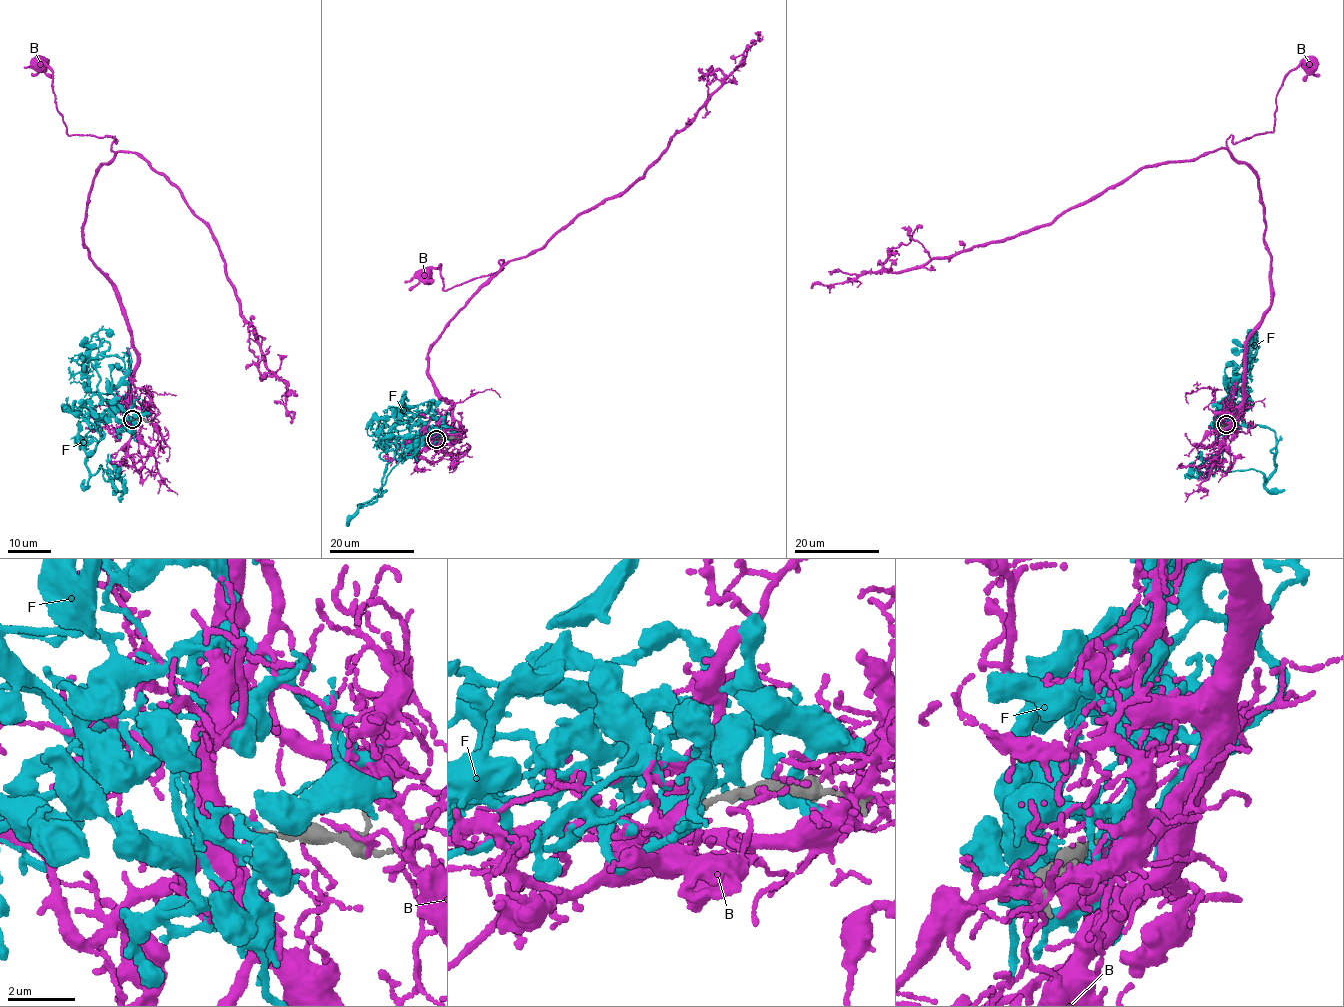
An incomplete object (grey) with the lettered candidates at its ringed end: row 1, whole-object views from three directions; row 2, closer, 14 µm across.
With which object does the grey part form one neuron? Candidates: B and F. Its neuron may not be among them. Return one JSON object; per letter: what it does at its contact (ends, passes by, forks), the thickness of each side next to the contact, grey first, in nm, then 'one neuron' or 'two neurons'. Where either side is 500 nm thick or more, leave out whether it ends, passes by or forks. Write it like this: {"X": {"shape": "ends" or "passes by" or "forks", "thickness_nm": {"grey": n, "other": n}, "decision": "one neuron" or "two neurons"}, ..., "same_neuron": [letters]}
{"B": {"shape": "ends", "thickness_nm": {"grey": 220, "other": 170}, "decision": "two neurons"}, "F": {"shape": "passes by", "thickness_nm": {"grey": 240, "other": 130}, "decision": "two neurons"}, "same_neuron": []}

